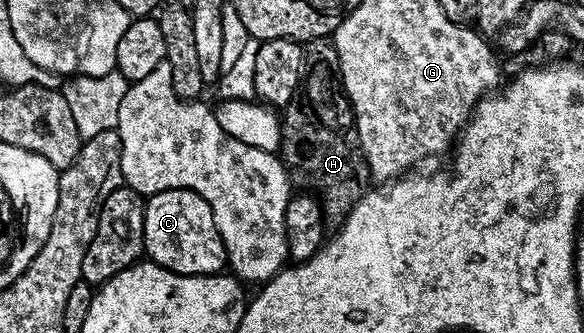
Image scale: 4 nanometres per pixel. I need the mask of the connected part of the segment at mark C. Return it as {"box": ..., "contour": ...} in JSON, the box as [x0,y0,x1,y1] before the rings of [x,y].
{"box":[144,189,226,277],"contour":[[[167,189],[147,198],[144,207],[144,247],[155,264],[169,269],[171,273],[190,277],[216,275],[226,265],[224,244],[218,235],[210,203],[189,189]]]}

